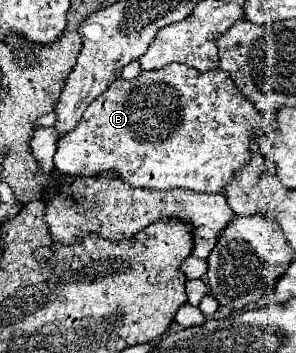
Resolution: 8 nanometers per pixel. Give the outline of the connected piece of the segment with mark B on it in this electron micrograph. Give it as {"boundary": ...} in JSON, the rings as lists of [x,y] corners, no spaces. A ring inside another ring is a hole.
{"boundary":[[[167,64],[165,68],[159,70],[145,70],[141,72],[135,80],[125,80],[125,78],[117,78],[109,90],[105,90],[101,96],[97,96],[89,108],[85,110],[81,122],[65,136],[59,138],[57,142],[57,154],[55,154],[55,168],[63,174],[71,174],[71,176],[101,176],[105,172],[115,172],[117,178],[125,180],[127,184],[135,186],[135,188],[151,188],[151,190],[169,190],[169,188],[185,188],[185,190],[193,190],[193,192],[221,192],[223,186],[229,182],[231,174],[235,174],[241,166],[245,166],[251,158],[251,138],[257,132],[265,132],[265,130],[273,130],[273,122],[267,118],[261,118],[261,114],[257,114],[255,106],[249,102],[247,96],[241,94],[241,90],[233,84],[233,80],[223,72],[223,70],[209,70],[209,72],[201,72],[195,70],[191,66],[185,64]]]}

